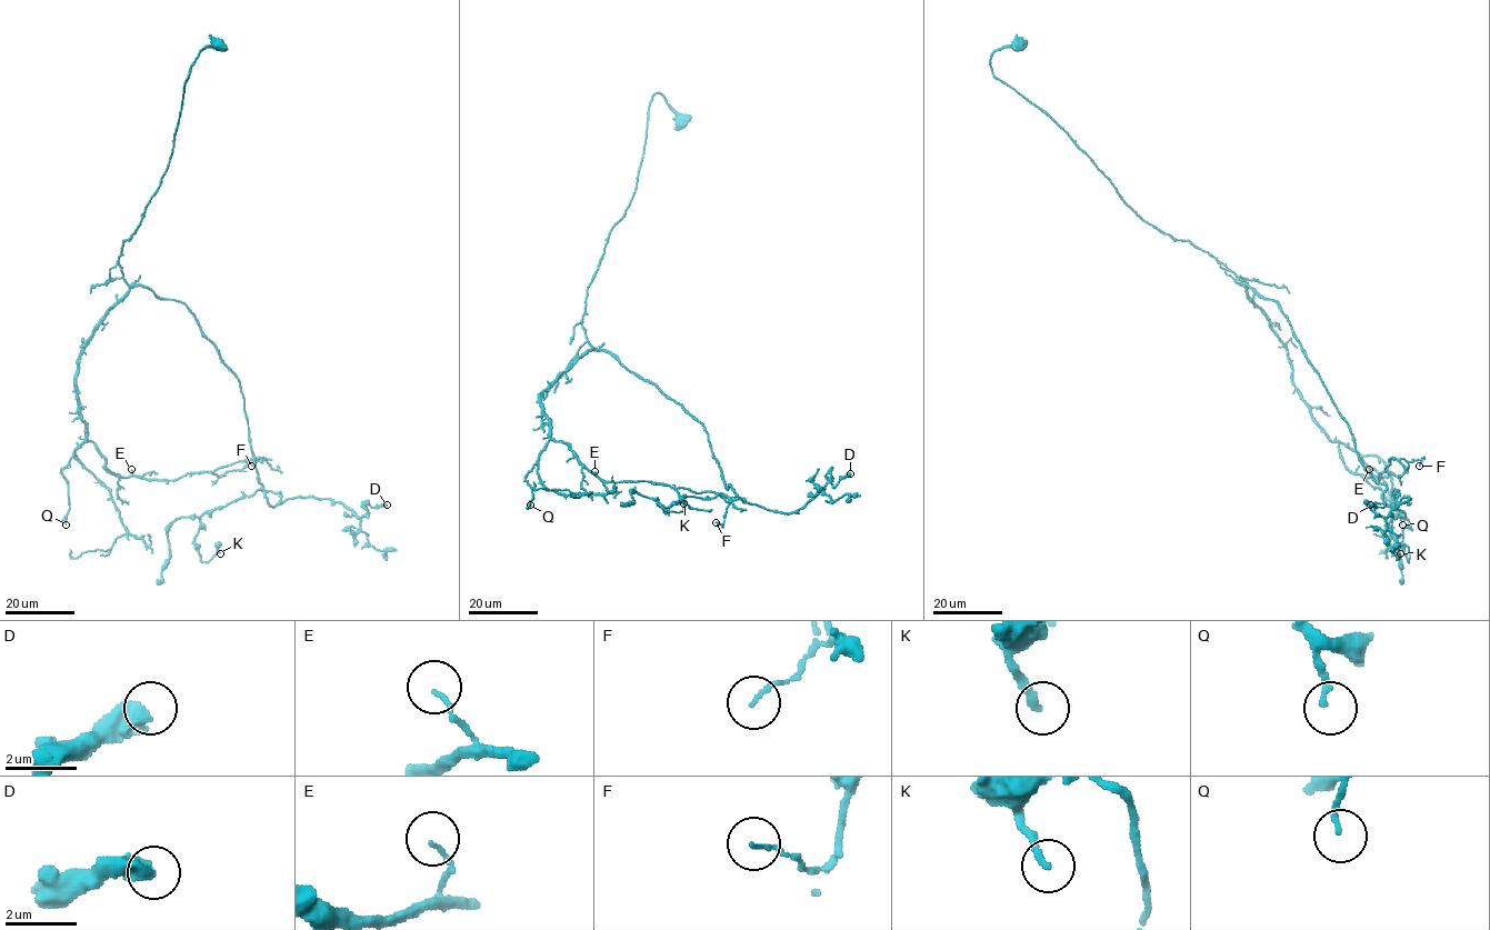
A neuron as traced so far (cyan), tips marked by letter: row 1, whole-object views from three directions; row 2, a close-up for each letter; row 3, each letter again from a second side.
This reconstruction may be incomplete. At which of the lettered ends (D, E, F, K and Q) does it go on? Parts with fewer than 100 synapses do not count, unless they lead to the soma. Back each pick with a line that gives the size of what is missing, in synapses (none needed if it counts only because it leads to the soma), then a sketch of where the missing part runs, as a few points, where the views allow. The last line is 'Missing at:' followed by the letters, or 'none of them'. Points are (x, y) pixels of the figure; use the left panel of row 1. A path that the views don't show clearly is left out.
Missing at: none of them

